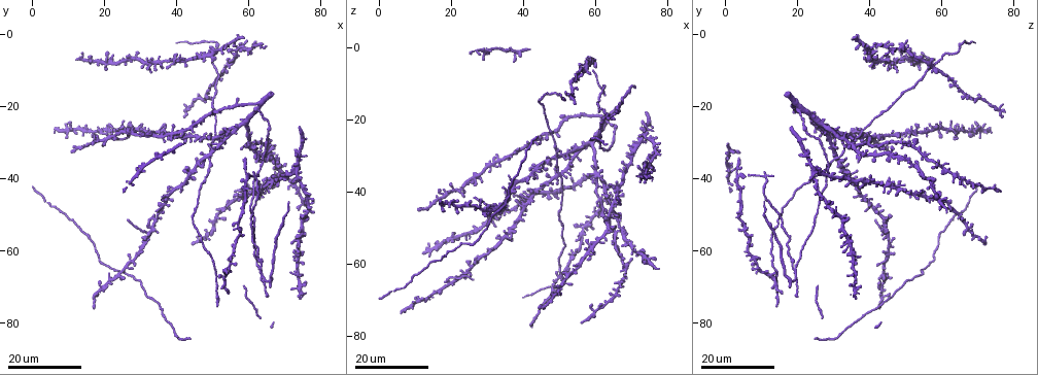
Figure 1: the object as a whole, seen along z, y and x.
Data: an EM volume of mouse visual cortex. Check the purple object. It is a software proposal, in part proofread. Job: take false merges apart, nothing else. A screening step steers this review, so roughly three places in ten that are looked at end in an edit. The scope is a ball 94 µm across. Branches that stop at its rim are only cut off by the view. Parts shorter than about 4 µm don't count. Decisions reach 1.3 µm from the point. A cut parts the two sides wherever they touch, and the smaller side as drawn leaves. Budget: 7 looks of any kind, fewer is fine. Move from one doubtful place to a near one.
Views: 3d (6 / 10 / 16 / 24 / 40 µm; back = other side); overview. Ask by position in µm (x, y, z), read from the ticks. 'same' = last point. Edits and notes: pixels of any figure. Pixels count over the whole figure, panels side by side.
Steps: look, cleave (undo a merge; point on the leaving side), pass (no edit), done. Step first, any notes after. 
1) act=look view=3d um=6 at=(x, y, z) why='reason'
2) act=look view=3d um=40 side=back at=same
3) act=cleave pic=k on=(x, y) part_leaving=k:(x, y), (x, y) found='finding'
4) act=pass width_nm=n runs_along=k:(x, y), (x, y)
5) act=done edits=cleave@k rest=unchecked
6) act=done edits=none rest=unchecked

act=look view=3d um=24 at=(65.0, 33.0, 46.5) why='three-way junction'

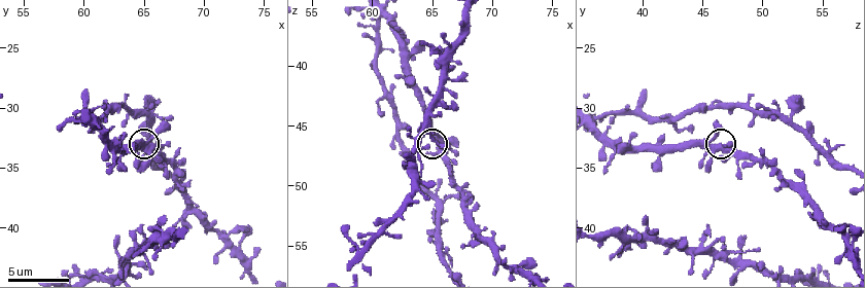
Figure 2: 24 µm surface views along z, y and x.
act=look view=3d um=10 at=(65.2, 33.6, 45.8) why='closer look'

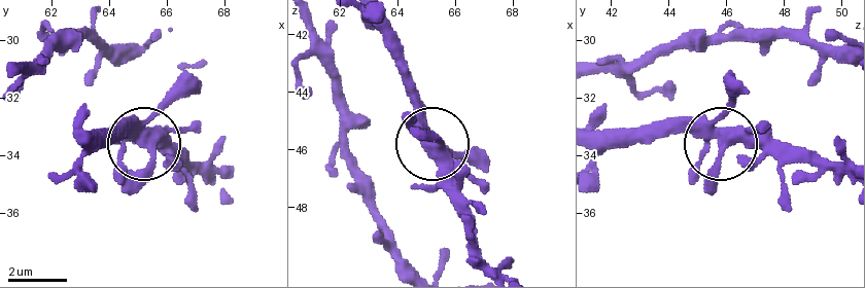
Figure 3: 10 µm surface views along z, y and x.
act=pass width_nm=350 runs_along=3:(599, 135), (789, 142) found='one cell here'

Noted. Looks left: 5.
act=look view=3d um=16 at=(54.0, 9.0, 58.5)

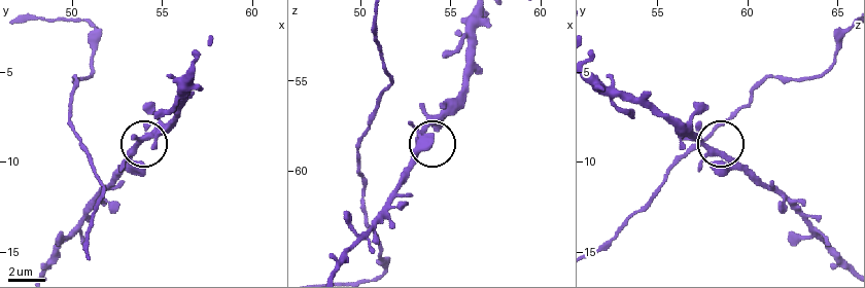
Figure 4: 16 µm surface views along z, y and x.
act=look view=3d um=6 at=(53.5, 9.4, 58.1)

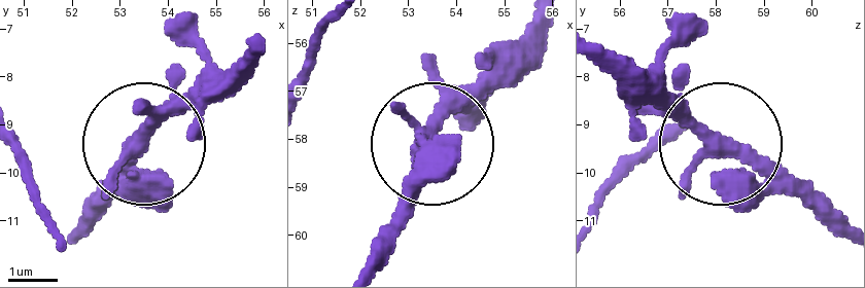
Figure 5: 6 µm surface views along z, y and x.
act=pass width_nm=280 found='all the same cell'

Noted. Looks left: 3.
act=look view=3d um=24 at=(20.0, 27.0, 66.0)

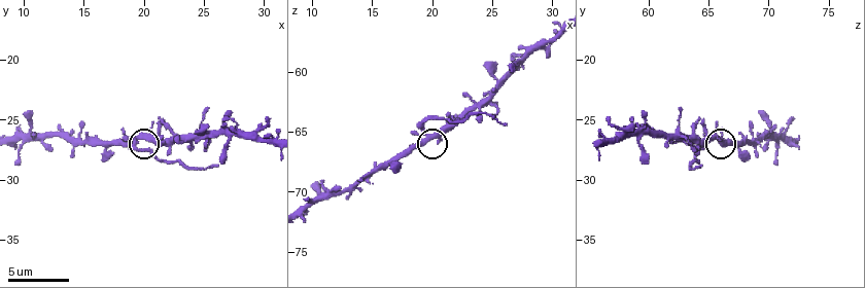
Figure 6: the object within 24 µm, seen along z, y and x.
act=look view=3d um=6 at=(19.6, 26.6, 65.6)

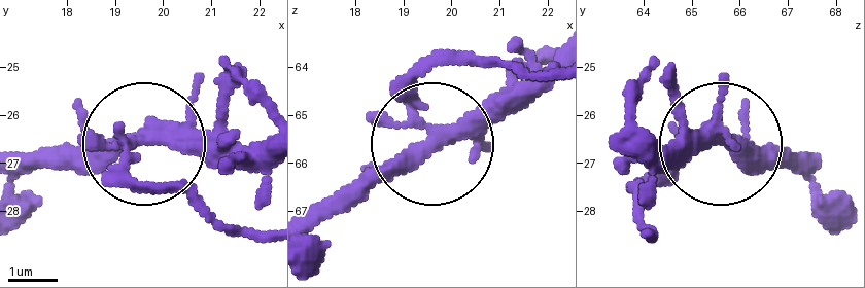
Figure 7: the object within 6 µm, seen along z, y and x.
act=look view=3d um=6 side=back at=(19.55, 26.45, 65.55) why='from behind'

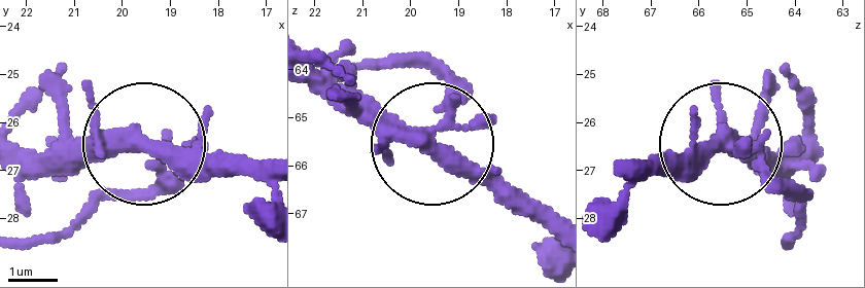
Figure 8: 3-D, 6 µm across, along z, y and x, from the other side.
act=cleave pic=8 on=(102, 191) arms=5 part_leaving=8:(161, 169), (136, 196), (87, 205), (25, 238) found='two cells meet here'

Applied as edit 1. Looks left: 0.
act=done edits=cleave@8 rest=unchecked

